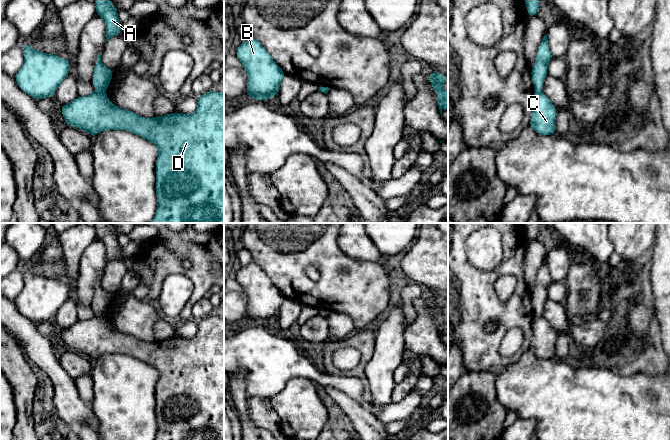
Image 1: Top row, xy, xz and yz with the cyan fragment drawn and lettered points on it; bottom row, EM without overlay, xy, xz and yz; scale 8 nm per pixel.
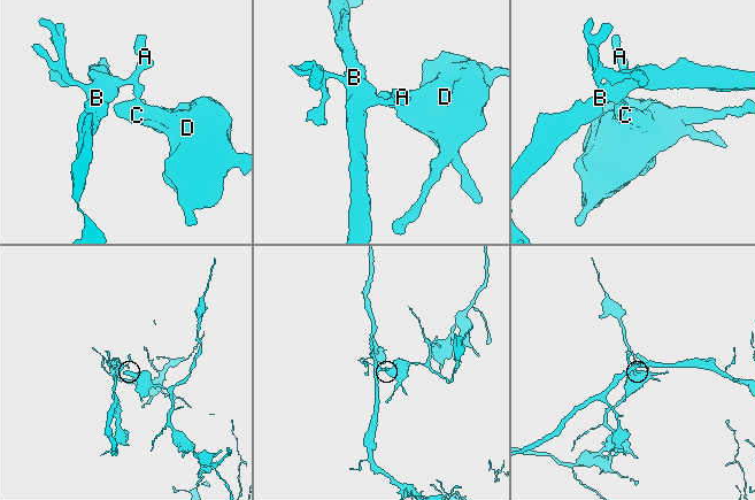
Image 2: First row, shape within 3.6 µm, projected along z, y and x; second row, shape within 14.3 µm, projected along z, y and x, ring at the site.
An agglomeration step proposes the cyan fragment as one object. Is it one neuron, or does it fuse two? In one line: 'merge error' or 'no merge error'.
merge error

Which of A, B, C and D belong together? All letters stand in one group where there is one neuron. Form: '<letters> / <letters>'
A B / C D

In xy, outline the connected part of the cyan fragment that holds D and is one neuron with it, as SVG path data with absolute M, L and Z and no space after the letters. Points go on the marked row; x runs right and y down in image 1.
M210 90L207 93L198 96L197 100L198 107L191 115L185 115L175 111L164 116L145 118L130 110L121 109L113 105L104 92L95 91L88 96L76 97L72 102L62 104L61 112L68 126L84 130L92 137L104 130L126 130L141 136L158 147L159 156L156 160L156 196L158 206L153 219L149 223L224 223L224 93Z

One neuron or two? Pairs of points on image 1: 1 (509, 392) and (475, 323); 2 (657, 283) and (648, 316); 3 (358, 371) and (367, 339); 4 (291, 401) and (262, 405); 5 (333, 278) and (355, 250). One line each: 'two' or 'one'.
1: two
2: two
3: one
4: two
5: two

